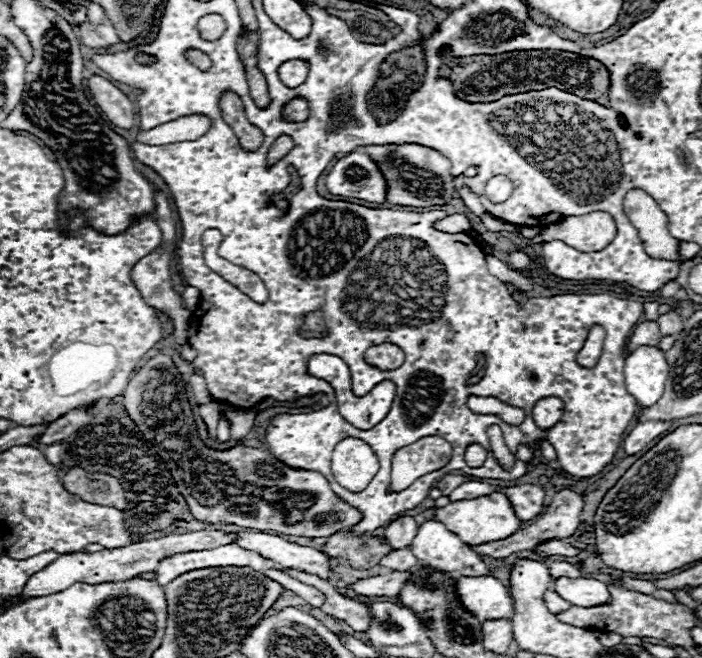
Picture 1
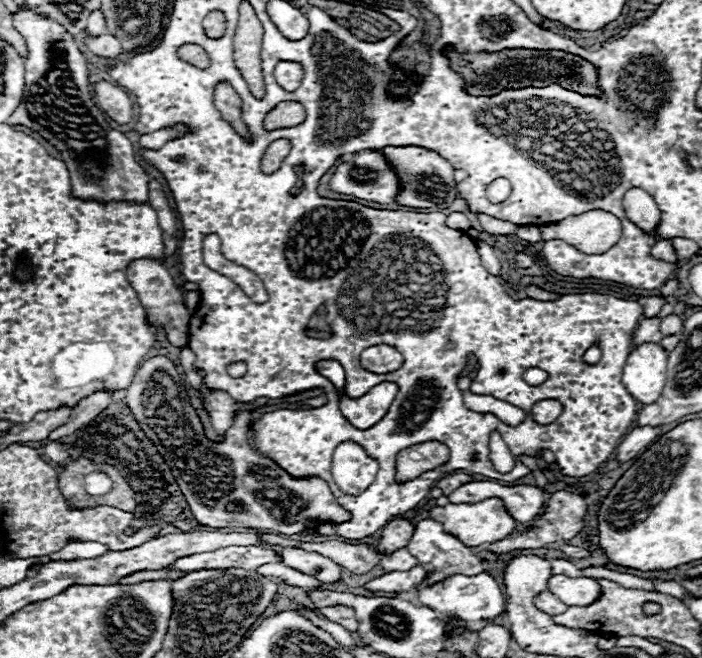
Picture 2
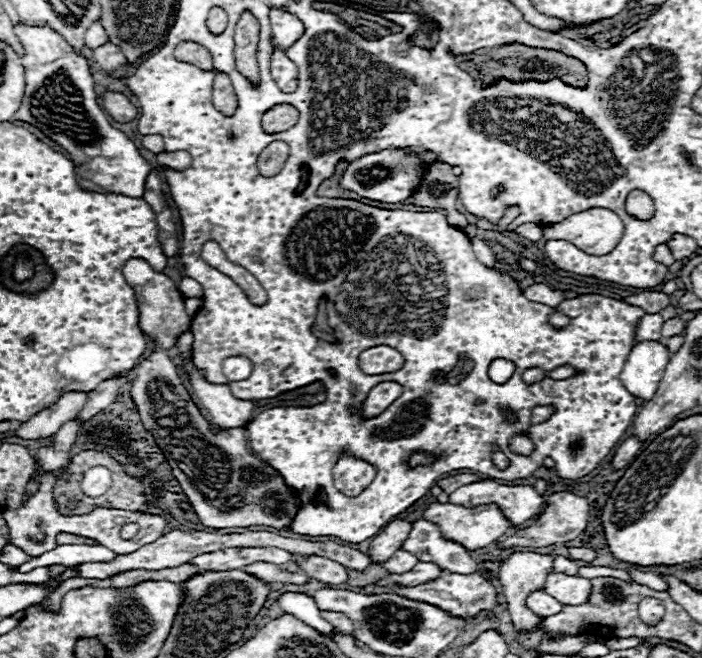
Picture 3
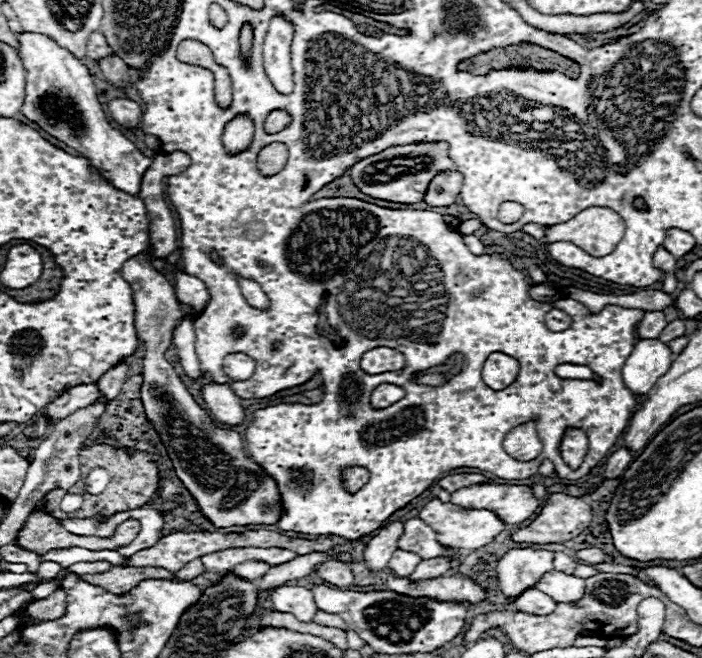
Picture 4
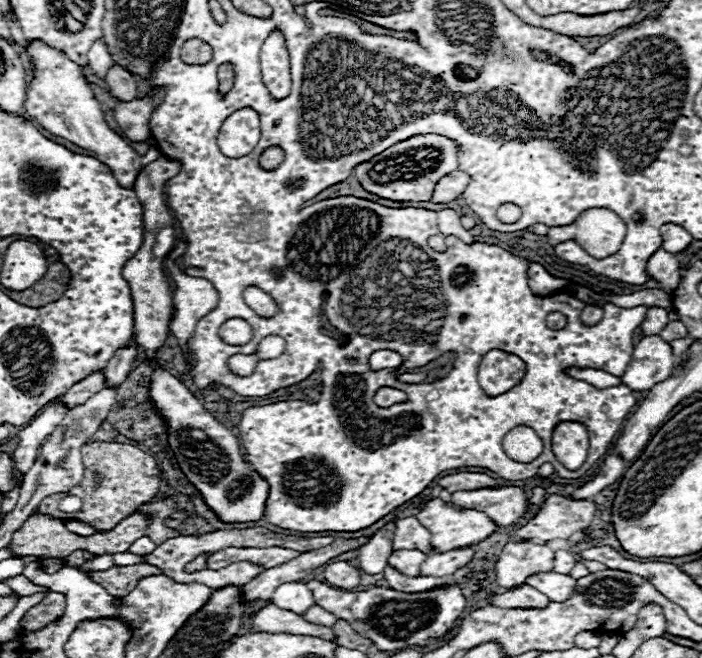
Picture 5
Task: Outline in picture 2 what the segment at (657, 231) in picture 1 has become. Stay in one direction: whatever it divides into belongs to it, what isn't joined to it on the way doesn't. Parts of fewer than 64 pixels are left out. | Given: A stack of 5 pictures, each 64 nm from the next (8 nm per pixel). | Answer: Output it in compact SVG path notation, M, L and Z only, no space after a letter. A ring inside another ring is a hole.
M628 190L624 196L624 212L646 234L652 234L660 224L660 210L644 190ZM658 238L656 244L652 246L650 254L658 260L666 260L666 262L676 262L678 256L676 256L676 250L672 246L672 238Z

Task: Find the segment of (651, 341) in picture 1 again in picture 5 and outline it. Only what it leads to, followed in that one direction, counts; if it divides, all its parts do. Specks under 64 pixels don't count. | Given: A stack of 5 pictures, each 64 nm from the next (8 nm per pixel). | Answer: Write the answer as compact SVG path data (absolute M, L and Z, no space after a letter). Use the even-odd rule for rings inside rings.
M648 308L646 320L640 324L644 336L656 336L668 324L668 312L664 308Z

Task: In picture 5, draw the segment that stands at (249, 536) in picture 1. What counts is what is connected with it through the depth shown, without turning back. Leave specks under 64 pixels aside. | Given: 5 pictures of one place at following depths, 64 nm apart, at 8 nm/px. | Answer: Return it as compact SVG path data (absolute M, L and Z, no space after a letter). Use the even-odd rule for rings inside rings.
M328 562L324 566L324 578L336 586L336 588L346 588L352 590L360 584L360 574L354 566L348 566L346 562Z

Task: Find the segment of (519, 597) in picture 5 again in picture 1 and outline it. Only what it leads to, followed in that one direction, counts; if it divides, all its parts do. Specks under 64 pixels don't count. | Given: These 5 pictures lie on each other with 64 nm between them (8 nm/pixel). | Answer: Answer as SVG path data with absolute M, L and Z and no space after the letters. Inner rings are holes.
M548 590L548 592L546 592L546 596L544 596L544 600L546 600L546 606L550 608L550 612L554 612L554 614L564 612L566 608L570 608L570 606L572 606L570 602L562 600L554 590Z

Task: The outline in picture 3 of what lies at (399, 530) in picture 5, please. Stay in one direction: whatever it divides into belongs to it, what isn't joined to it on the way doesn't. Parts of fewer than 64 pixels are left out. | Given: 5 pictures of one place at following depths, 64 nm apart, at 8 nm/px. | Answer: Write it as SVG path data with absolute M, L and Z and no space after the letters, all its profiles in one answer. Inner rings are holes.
M418 520L412 524L402 548L418 556L420 562L434 562L446 572L474 574L478 570L470 552L462 544L446 540L440 534L440 528L428 520Z

